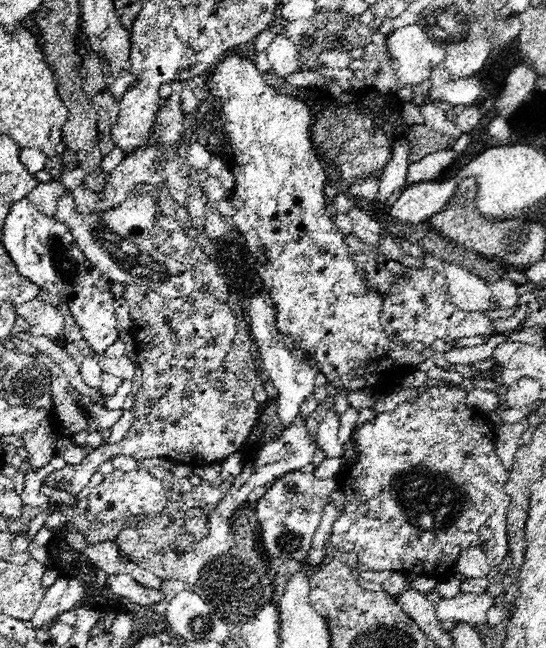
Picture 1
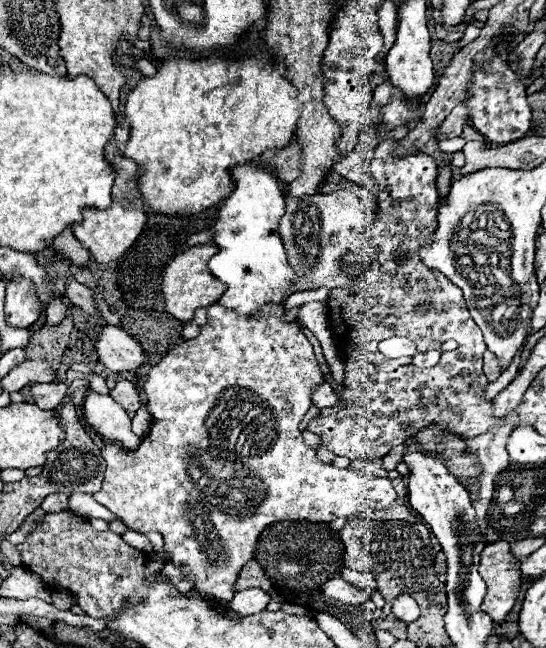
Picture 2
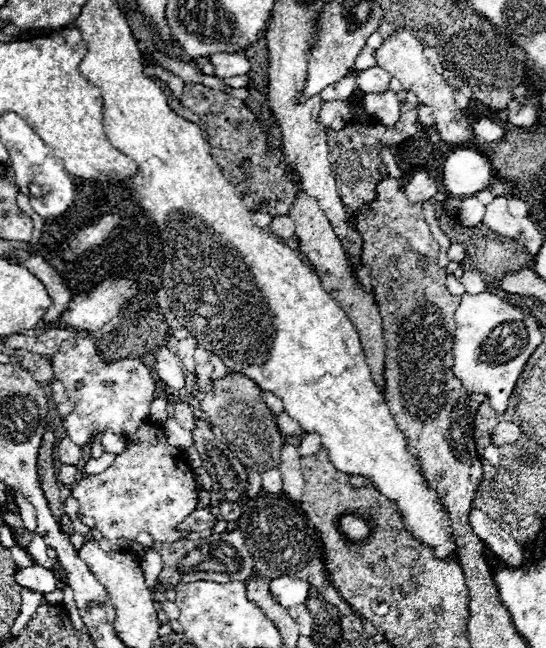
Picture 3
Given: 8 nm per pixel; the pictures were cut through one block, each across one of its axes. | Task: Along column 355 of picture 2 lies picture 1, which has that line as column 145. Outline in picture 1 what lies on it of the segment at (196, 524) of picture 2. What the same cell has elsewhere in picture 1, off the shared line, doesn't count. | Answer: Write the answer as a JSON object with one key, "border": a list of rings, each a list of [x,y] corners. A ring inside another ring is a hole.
{"border":[[[112,470],[110,474],[104,474],[104,480],[90,490],[88,494],[88,512],[94,514],[94,518],[102,524],[110,522],[124,522],[130,516],[154,516],[160,514],[168,504],[166,486],[162,480],[152,476],[148,470],[134,470],[134,472],[122,472]]]}

